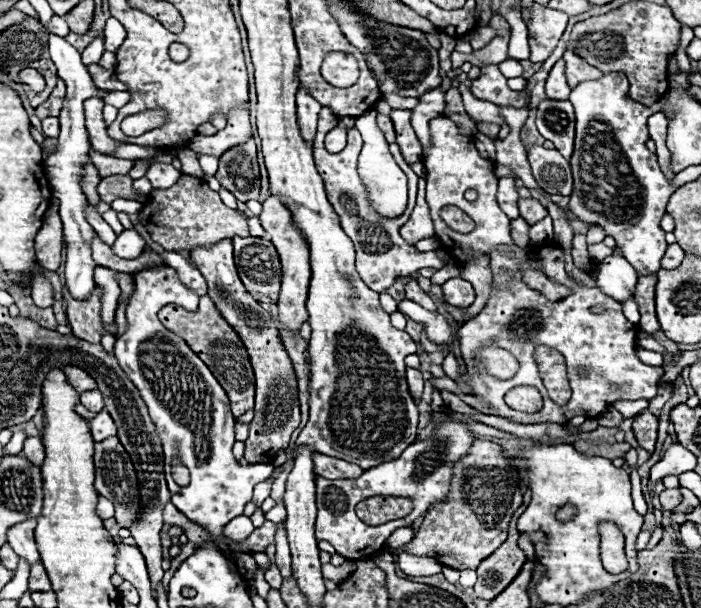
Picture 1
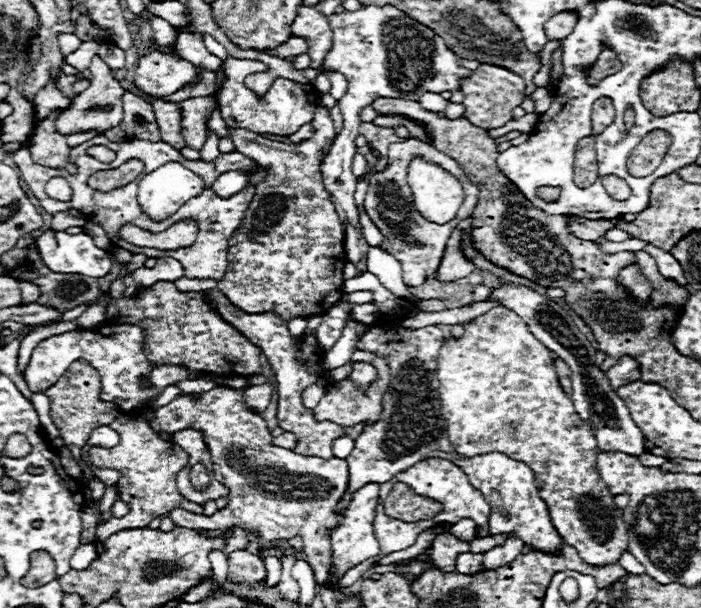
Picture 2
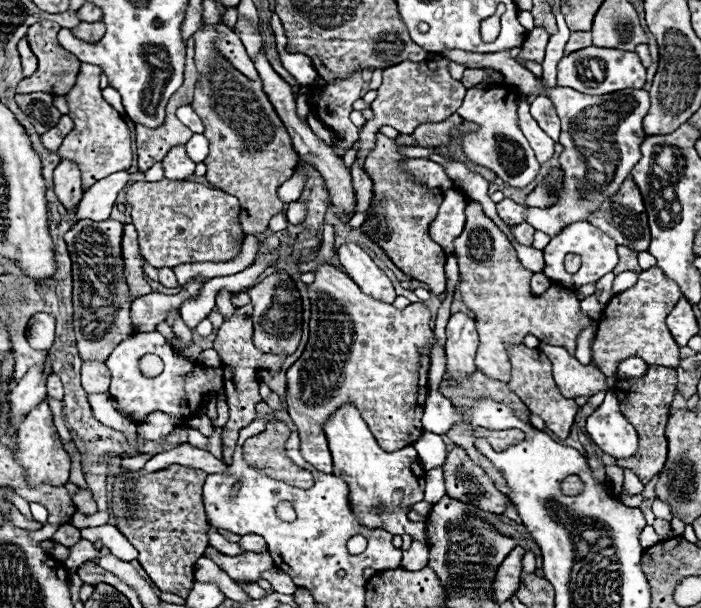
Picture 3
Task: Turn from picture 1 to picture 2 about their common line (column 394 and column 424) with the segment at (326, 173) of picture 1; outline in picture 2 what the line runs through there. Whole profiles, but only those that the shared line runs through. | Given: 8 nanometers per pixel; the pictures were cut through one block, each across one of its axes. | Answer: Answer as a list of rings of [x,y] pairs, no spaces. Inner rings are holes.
[[[410,138],[410,140],[402,142],[402,144],[390,144],[388,168],[384,172],[378,172],[376,176],[372,176],[372,180],[368,184],[368,194],[366,194],[366,200],[364,200],[364,210],[370,216],[370,220],[378,226],[378,230],[384,234],[384,238],[386,238],[384,240],[384,250],[388,254],[392,254],[400,262],[404,284],[406,286],[420,286],[428,278],[432,278],[434,272],[438,270],[440,260],[444,256],[446,242],[448,242],[452,230],[456,228],[456,224],[472,214],[472,210],[474,210],[474,206],[478,202],[478,188],[466,180],[466,176],[462,174],[462,170],[458,168],[458,164],[452,158],[442,154],[442,158],[446,160],[442,164],[450,172],[462,176],[460,182],[462,182],[462,188],[464,188],[464,202],[462,202],[462,206],[460,206],[454,220],[450,220],[446,224],[434,224],[434,222],[426,220],[424,216],[420,216],[420,212],[416,212],[416,208],[414,208],[412,190],[410,190],[410,186],[406,182],[408,164],[412,162],[412,156],[420,156],[420,140]]]

